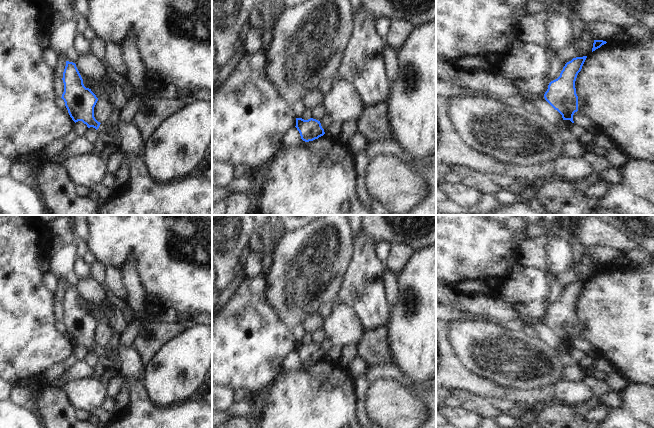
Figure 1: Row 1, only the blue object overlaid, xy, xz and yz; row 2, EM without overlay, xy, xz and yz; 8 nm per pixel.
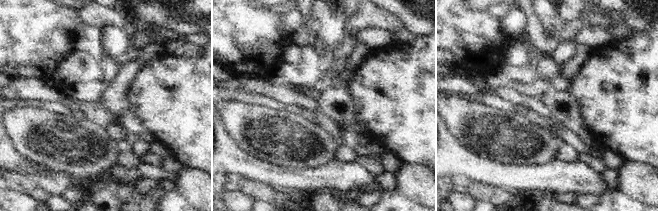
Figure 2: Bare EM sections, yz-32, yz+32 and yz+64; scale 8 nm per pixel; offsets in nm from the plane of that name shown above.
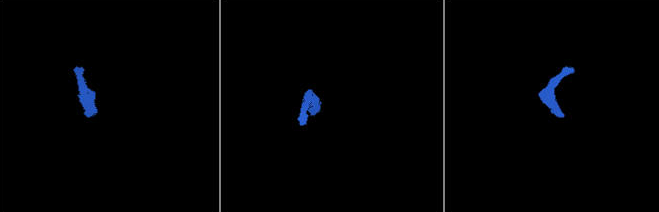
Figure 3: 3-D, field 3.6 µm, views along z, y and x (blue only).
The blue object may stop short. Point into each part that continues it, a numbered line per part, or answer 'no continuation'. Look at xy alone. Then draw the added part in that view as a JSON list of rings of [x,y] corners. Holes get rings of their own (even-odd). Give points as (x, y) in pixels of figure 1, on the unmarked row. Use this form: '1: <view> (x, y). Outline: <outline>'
1: xy (130, 367). Outline: [[[108,343],[110,347],[102,346],[97,353],[101,358],[115,359],[118,362],[118,373],[123,379],[124,386],[134,379],[142,379],[144,375],[144,366],[133,345],[113,345]]]

